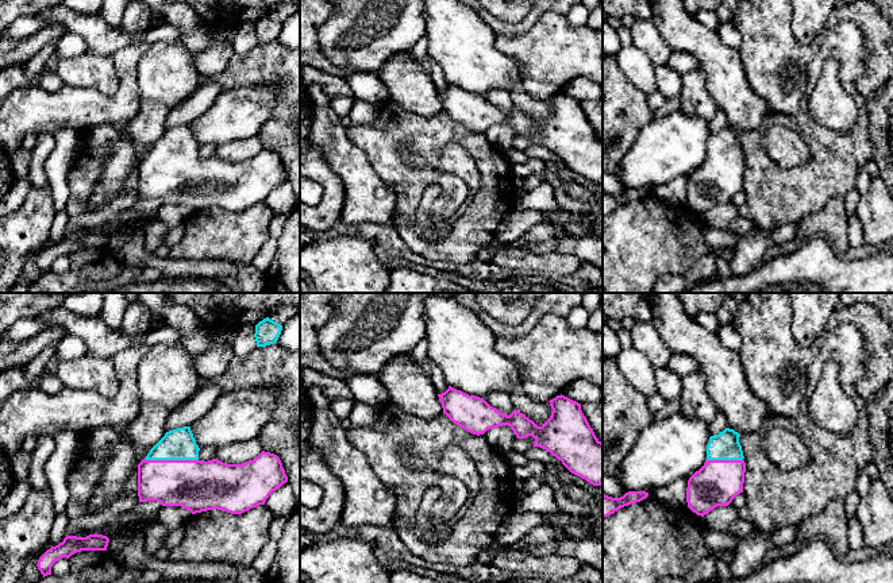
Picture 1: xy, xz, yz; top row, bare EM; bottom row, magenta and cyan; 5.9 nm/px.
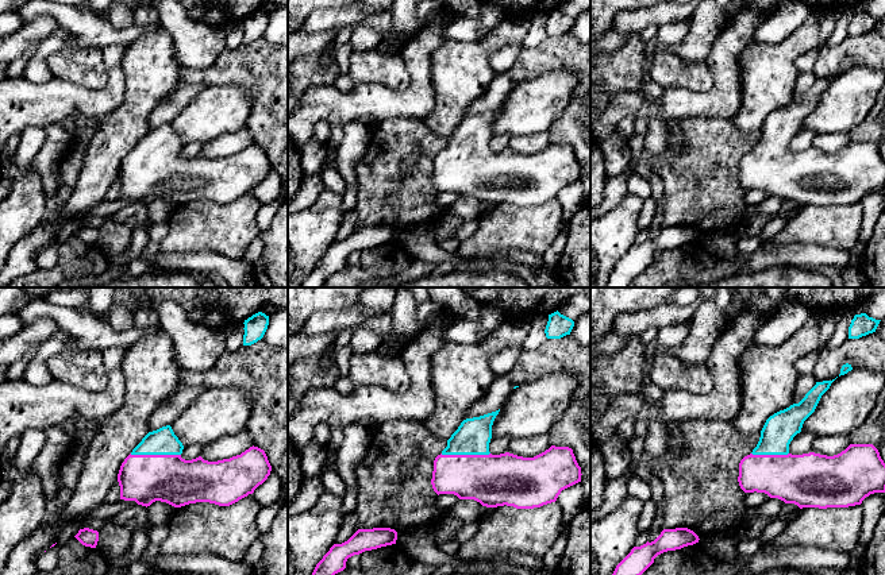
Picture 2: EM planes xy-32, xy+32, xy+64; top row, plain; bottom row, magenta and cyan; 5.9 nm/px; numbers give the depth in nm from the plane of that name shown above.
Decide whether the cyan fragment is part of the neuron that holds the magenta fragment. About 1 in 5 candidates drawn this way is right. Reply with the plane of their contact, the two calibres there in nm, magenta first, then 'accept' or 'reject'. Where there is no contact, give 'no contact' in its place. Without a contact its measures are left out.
xy | 300/190 nm | accept

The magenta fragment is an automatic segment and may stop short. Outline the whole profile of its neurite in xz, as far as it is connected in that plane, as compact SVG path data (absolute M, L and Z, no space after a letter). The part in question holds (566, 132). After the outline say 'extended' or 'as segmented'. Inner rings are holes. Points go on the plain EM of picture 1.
M451 84L438 92L443 111L458 124L473 132L508 123L517 136L532 134L534 144L555 154L574 173L603 185L603 140L596 135L581 101L557 93L550 97L550 116L538 124L519 108L509 113L490 104L484 96L469 93Z; as segmented

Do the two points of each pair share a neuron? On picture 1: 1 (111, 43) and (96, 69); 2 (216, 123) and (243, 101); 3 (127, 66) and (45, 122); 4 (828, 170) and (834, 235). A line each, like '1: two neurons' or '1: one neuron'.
1: two neurons
2: one neuron
3: one neuron
4: two neurons

